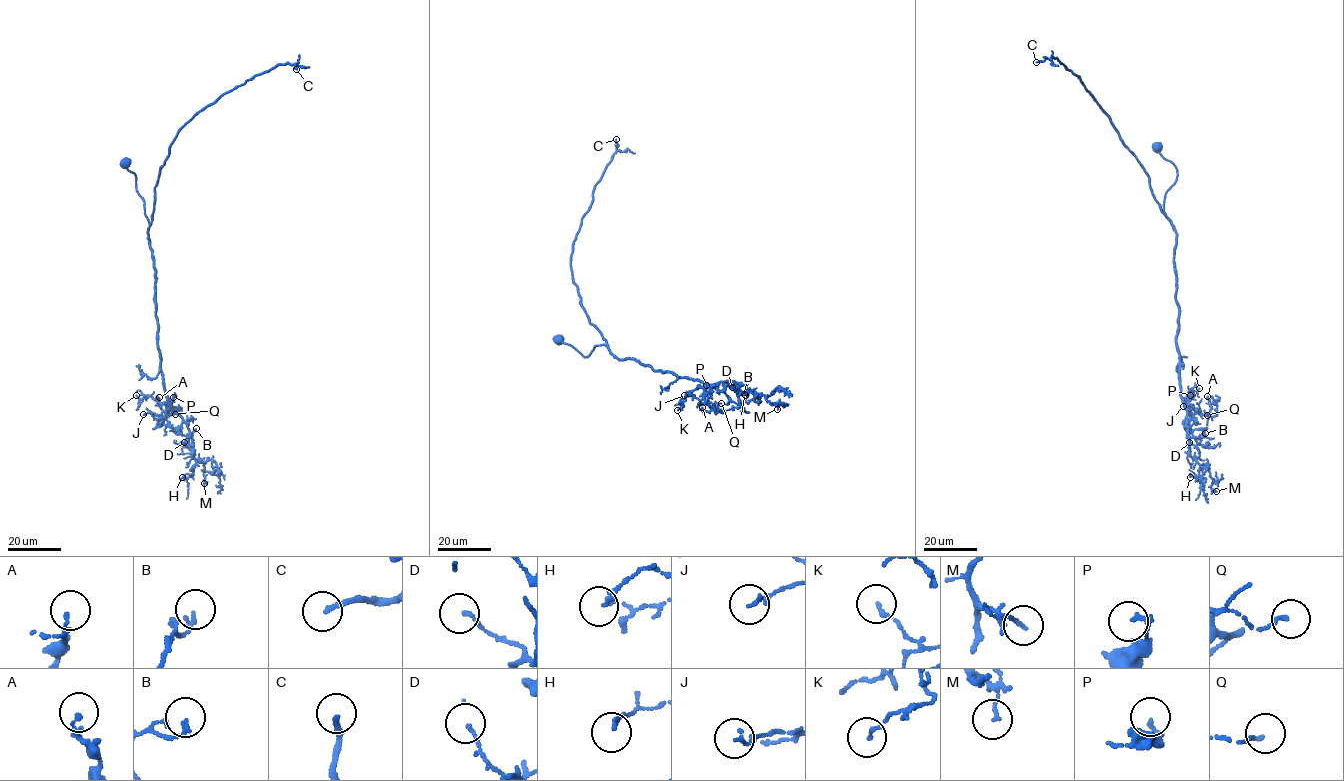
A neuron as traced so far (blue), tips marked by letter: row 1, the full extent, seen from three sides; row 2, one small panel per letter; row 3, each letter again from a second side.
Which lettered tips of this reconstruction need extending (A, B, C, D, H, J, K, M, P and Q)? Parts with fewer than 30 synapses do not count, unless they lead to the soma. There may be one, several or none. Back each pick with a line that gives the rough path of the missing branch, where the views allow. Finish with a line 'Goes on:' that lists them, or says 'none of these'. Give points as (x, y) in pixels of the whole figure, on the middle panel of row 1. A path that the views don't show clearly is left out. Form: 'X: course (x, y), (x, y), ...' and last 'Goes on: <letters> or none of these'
C: course (616, 139), (615, 124), (633, 98)
Goes on: C

